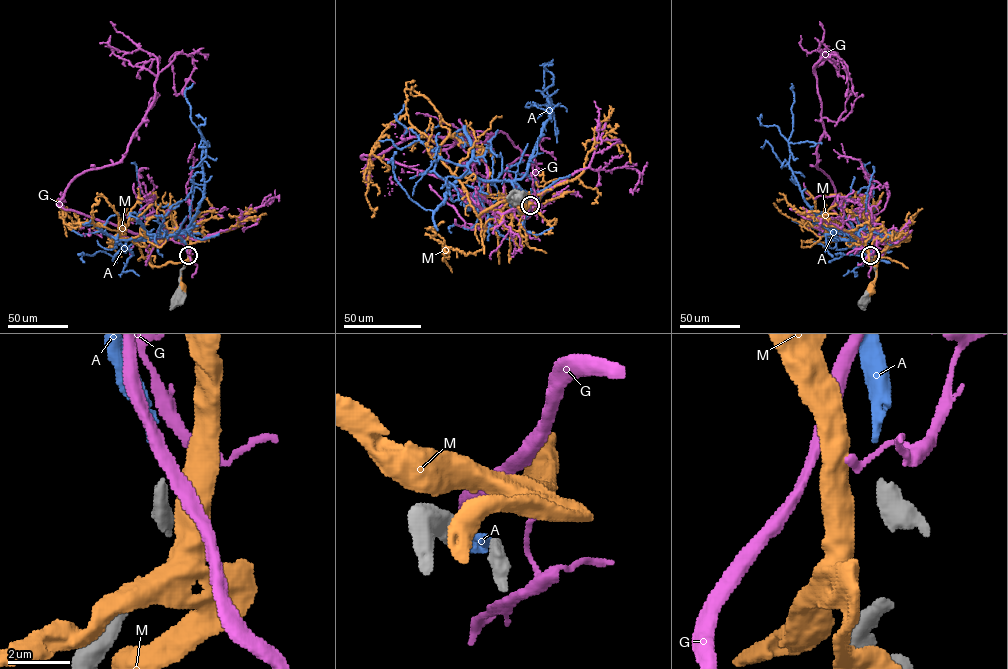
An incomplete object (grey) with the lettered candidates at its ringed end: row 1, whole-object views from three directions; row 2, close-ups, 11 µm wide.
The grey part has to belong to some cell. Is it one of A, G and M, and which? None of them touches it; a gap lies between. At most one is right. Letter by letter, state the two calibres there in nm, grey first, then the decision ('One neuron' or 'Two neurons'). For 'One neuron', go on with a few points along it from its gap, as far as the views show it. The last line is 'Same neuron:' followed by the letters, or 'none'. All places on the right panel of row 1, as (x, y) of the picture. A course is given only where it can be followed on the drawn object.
A: Thickness 440 nm (grey) against 280 nm. One neuron. Its course: (870, 254), (861, 238), (833, 227), (802, 196), (789, 164), (792, 83)
G: Thickness 440 nm (grey) against 240 nm. Two neurons
M: Thickness 440 nm (grey) against 750 nm. Two neurons
Same neuron: A

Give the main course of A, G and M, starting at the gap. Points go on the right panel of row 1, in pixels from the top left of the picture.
A: (870, 254), (861, 238), (833, 227), (802, 196), (789, 164), (792, 83)
G: (870, 254), (876, 237), (835, 212), (833, 185), (817, 166), (824, 127), (814, 65), (836, 52), (857, 92)
M: (869, 255), (865, 263), (874, 266), (878, 257), (860, 245), (800, 222), (827, 224), (850, 212), (880, 207)

